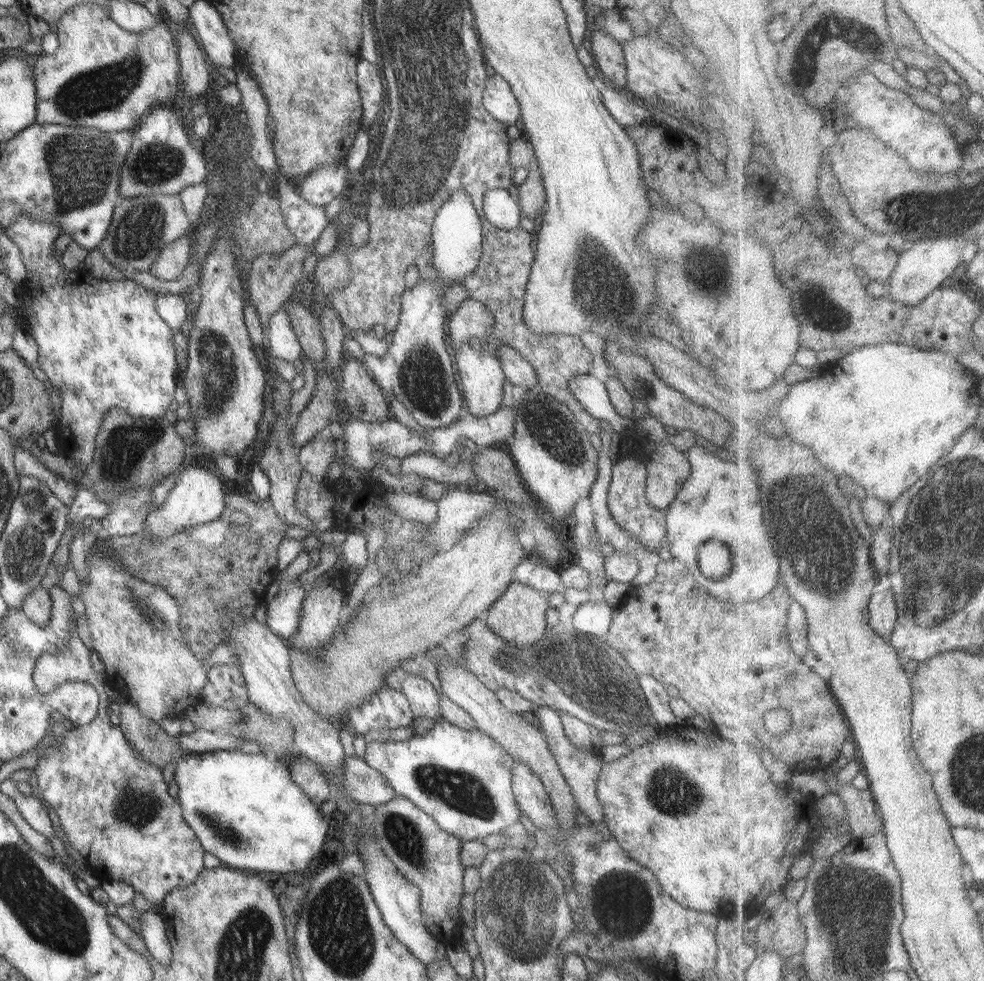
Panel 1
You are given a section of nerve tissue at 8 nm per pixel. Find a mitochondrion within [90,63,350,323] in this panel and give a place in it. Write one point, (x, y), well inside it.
(137, 234)

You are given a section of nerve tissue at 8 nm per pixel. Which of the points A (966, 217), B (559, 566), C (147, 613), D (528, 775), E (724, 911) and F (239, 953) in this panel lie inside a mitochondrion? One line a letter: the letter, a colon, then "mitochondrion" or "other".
A: mitochondrion
B: other
C: mitochondrion
D: other
E: other
F: mitochondrion

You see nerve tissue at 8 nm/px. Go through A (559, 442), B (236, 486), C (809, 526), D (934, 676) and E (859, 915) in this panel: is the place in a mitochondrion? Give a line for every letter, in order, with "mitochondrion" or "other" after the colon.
A: mitochondrion
B: other
C: mitochondrion
D: other
E: mitochondrion

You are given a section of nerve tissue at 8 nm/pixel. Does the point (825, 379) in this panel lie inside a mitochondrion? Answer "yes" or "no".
no

